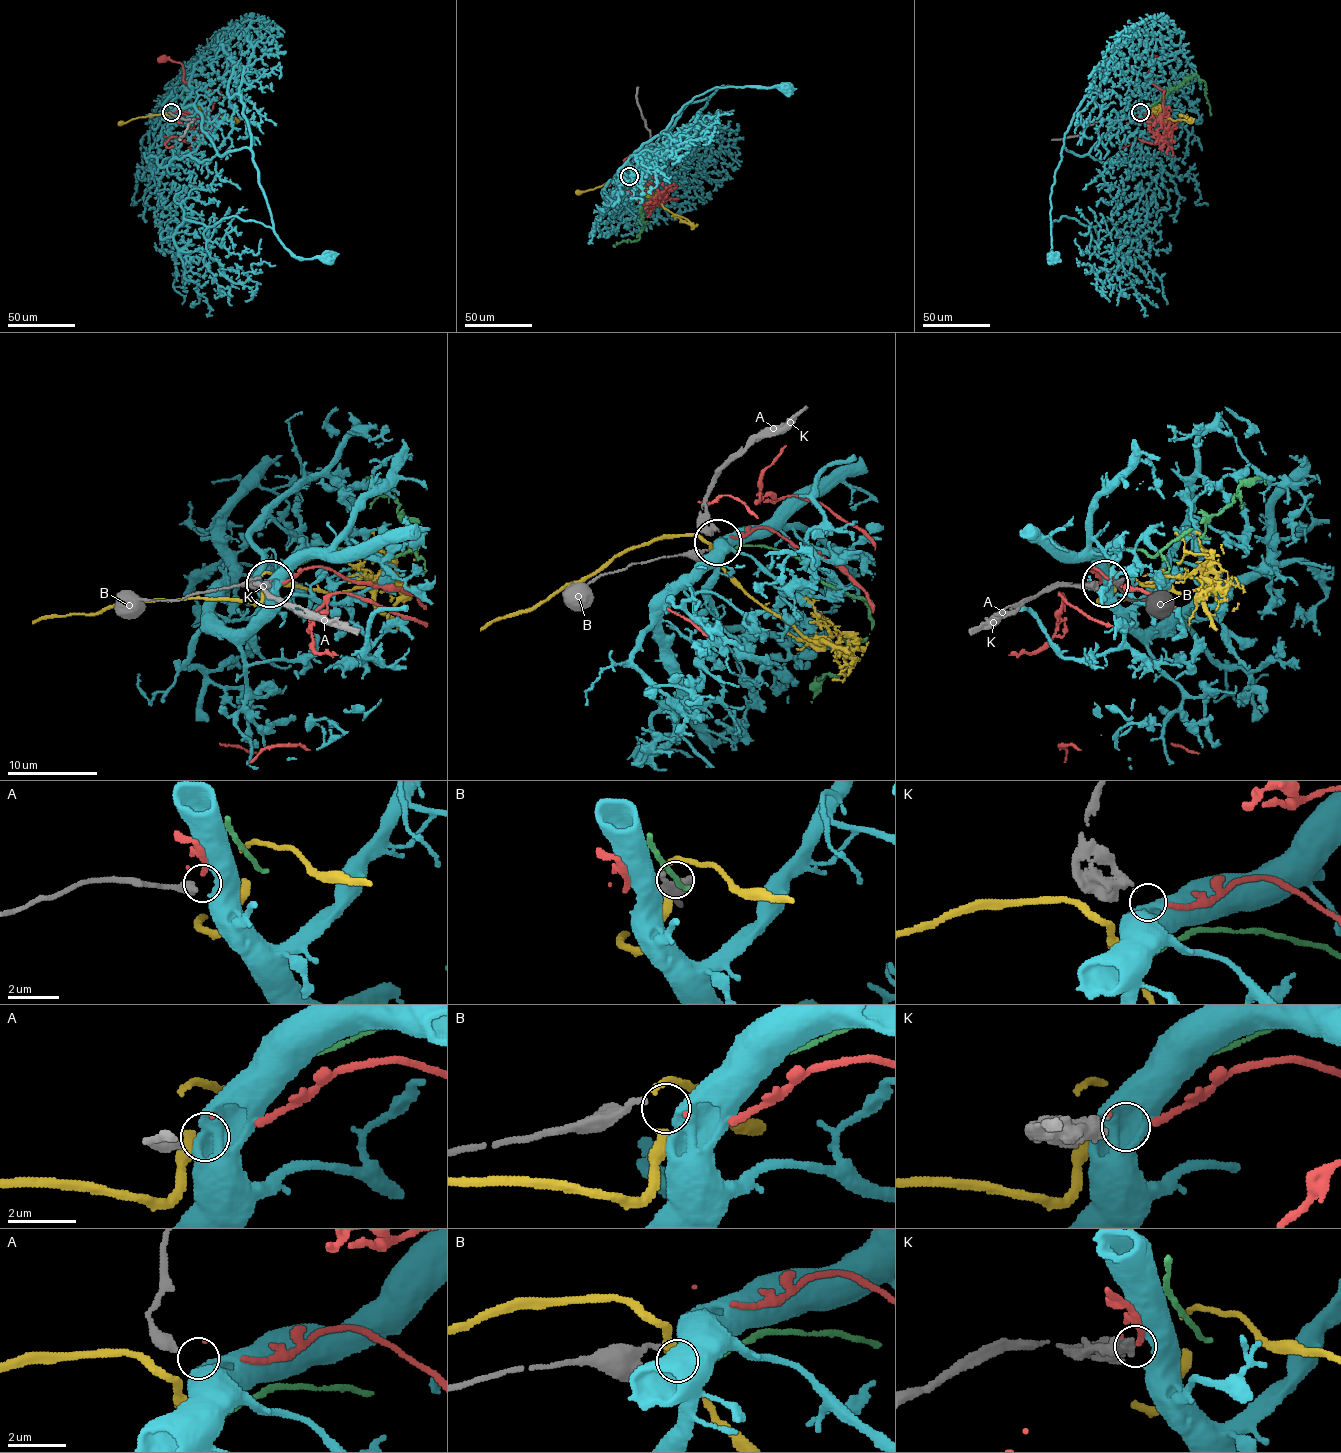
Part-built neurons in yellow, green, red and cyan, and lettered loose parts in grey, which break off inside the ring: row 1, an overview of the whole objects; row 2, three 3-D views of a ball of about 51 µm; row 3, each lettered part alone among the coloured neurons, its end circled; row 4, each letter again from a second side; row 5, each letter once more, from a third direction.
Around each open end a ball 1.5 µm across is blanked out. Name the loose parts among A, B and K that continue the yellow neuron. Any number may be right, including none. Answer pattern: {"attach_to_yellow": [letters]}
{"attach_to_yellow": []}

